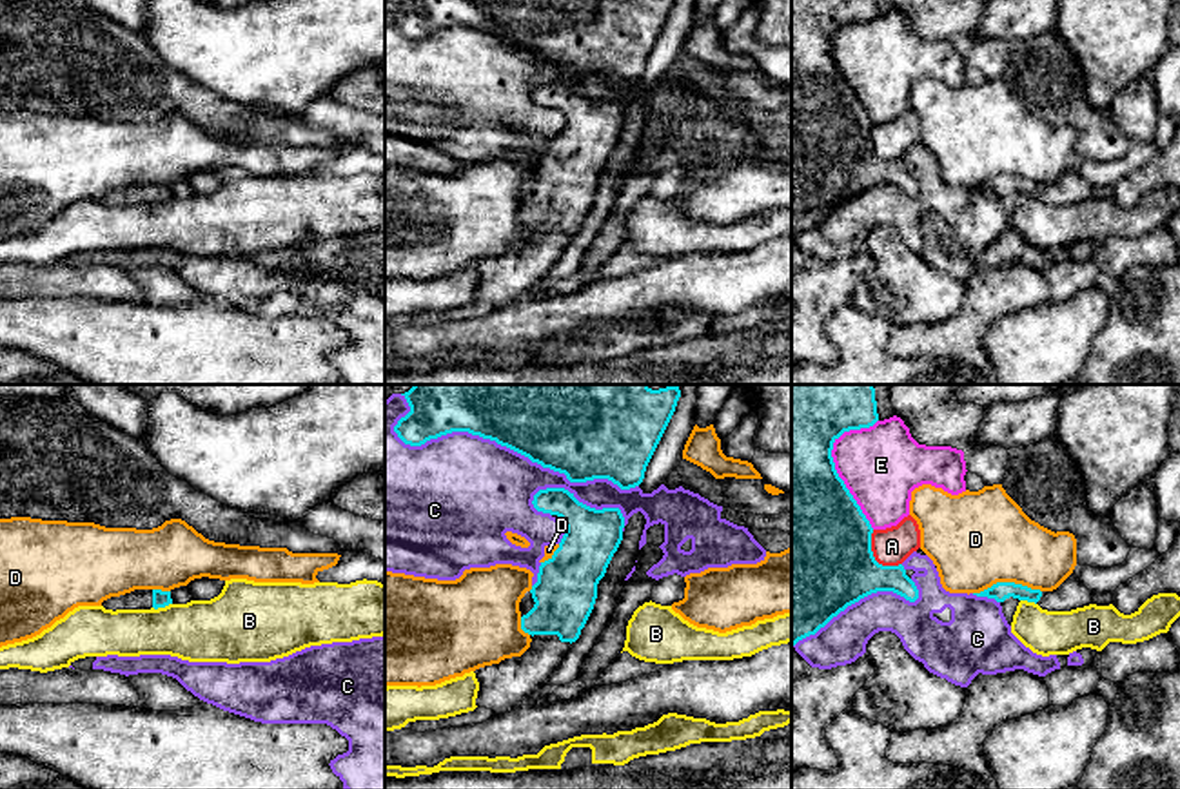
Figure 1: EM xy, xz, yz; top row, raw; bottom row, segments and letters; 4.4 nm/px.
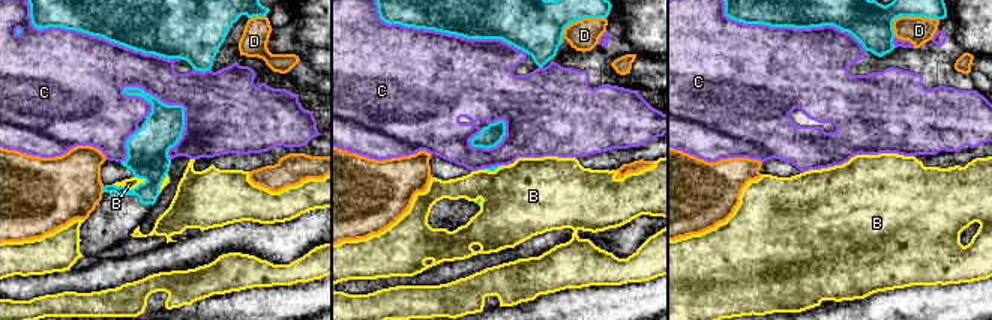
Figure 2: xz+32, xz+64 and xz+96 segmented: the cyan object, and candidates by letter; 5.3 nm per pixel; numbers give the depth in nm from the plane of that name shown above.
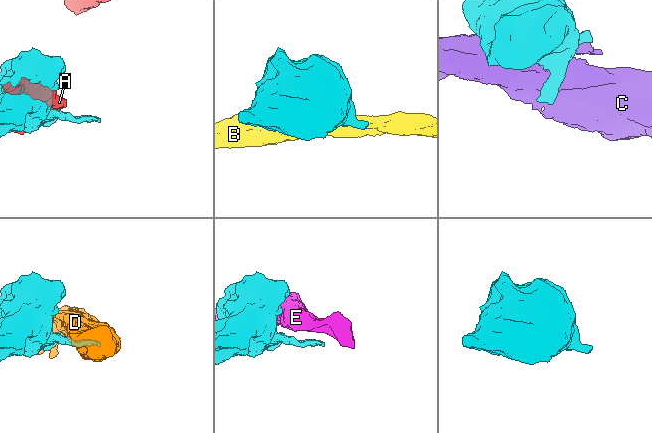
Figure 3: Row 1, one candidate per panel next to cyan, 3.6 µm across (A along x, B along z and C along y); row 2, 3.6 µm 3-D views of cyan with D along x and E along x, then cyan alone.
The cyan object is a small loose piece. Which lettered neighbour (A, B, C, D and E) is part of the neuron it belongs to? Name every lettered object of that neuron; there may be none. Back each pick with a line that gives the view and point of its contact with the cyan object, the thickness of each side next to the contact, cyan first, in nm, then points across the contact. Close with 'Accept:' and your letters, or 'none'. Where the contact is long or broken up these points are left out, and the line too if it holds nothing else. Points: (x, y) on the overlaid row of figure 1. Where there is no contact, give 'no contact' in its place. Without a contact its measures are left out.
Accept: none

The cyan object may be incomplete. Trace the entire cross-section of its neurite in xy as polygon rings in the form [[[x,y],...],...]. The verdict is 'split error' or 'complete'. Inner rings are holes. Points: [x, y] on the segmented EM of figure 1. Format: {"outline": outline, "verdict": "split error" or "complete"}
{"outline": [[[134,589],[131,593],[111,597],[102,602],[105,609],[158,609],[172,604],[171,591]]], "verdict": "split error"}

